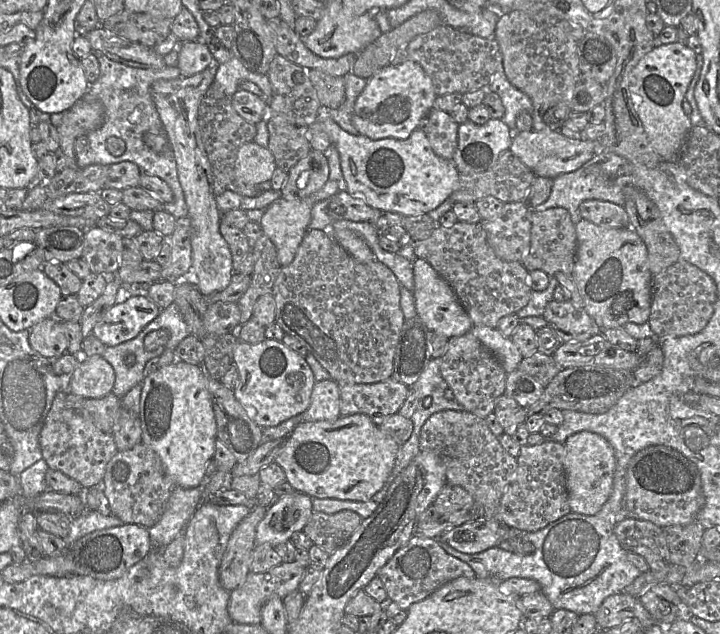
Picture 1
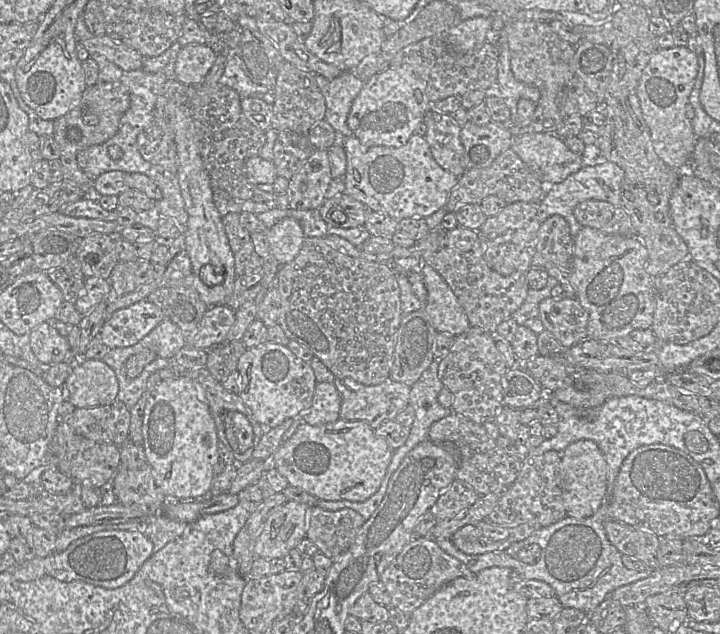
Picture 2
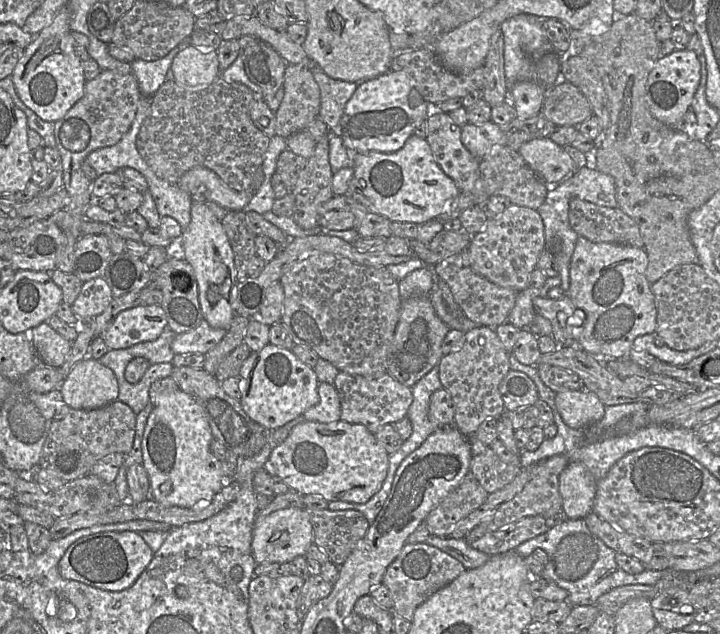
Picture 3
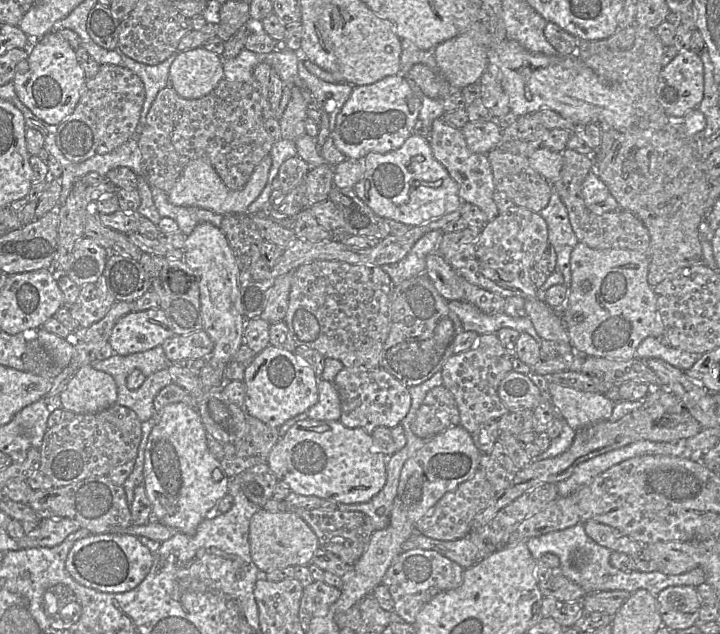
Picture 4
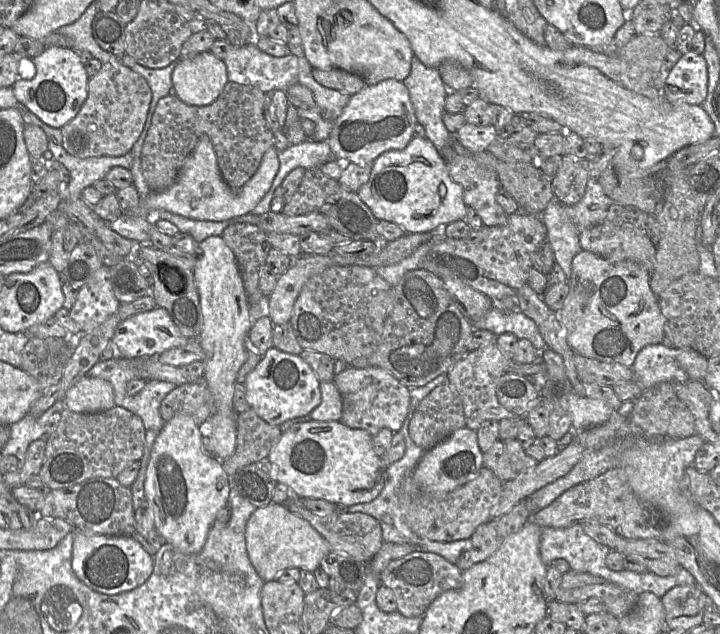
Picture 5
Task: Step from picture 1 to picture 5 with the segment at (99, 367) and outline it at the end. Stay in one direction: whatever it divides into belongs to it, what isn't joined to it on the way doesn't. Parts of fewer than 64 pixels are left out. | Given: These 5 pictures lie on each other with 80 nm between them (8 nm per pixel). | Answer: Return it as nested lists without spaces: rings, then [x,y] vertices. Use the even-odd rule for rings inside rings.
[[[84,376],[64,396],[64,408],[76,413],[98,413],[115,406],[114,390],[106,380]]]

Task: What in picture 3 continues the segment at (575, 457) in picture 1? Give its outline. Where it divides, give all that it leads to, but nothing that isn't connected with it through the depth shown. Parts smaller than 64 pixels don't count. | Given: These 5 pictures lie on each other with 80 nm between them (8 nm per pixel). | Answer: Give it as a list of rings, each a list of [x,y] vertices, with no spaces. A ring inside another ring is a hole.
[[[579,461],[570,462],[559,475],[564,517],[584,519],[593,512],[597,480]]]

